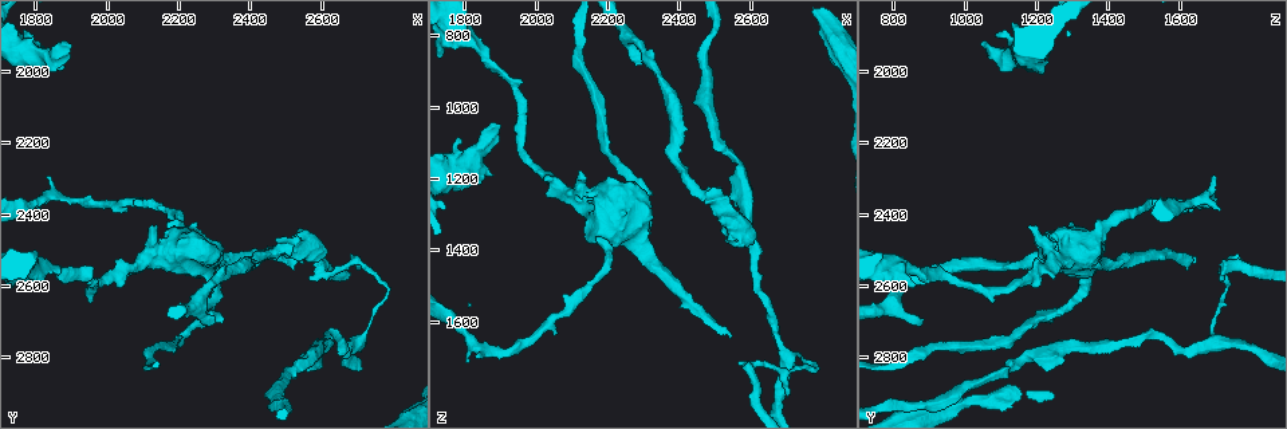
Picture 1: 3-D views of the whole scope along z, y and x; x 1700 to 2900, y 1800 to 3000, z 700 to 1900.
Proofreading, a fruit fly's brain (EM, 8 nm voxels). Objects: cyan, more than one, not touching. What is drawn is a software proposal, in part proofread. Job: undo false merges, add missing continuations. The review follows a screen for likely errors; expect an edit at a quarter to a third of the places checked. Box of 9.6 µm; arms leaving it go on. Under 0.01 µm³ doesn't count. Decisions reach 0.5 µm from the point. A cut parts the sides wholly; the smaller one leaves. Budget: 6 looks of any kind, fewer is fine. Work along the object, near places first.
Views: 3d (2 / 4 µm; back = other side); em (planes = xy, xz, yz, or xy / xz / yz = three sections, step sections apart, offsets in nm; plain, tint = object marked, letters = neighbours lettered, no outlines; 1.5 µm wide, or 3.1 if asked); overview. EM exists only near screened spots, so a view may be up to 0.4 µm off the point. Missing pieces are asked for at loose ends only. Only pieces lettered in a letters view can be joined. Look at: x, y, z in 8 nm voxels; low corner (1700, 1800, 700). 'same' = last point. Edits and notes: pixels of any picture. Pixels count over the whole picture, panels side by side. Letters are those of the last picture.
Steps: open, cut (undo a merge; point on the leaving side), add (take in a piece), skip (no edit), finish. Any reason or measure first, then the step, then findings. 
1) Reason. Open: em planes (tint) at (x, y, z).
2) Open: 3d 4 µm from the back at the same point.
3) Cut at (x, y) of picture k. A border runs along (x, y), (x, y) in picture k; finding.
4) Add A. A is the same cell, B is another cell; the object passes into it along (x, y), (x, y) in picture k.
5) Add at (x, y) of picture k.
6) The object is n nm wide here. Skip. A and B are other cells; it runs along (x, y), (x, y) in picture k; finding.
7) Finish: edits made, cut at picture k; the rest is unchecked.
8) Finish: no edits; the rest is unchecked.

Free end. Open: em xy step 4 (tint) at (1880, 1930, 1050).

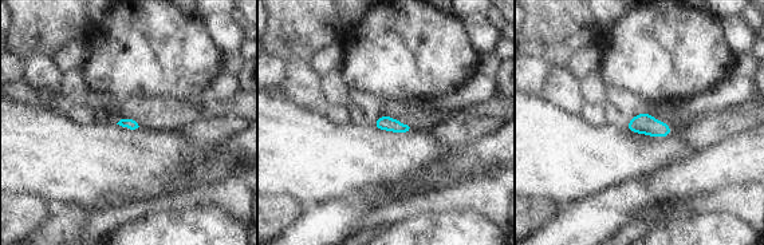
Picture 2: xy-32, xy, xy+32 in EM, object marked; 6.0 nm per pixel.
See the neighbours. Open: em xy step 4 (letters) at the same point.

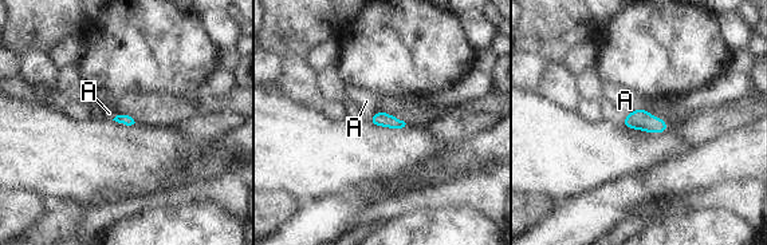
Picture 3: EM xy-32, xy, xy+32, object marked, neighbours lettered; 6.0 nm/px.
Skip. A is another cell; a border runs along (641, 107), (633, 109), (620, 122) in picture 3; none of them fits.

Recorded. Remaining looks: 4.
Free end. Open: em xz step 4 (letters) at (2290, 2700, 880).

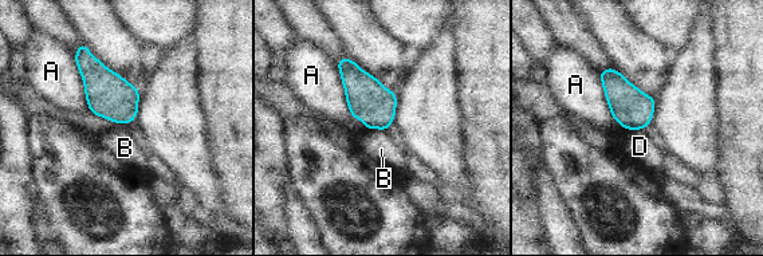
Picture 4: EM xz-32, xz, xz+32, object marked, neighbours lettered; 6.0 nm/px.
Skip. A, B and D are other cells; a border runs along (389, 129), (366, 130) in picture 4; none of them fits.

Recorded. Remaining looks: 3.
Abrupt turn. Open: em planes (letters) at (2620, 2560, 1710).

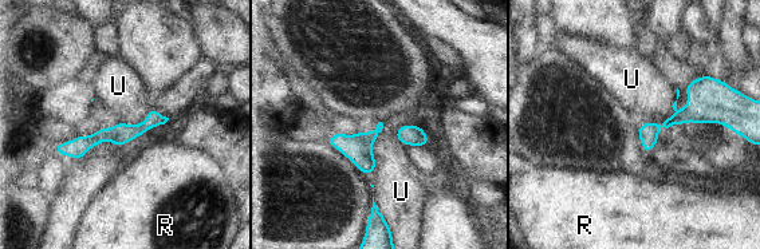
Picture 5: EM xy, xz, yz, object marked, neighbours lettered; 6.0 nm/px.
The object is 120 nm wide here. Cut at (370, 137) of picture 5. R and U are other cells; a border runs along (354, 135), (371, 143) in picture 5; a second cell is stuck on.

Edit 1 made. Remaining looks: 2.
Finish: edits made, cut at picture 5; the rest is unchecked.

